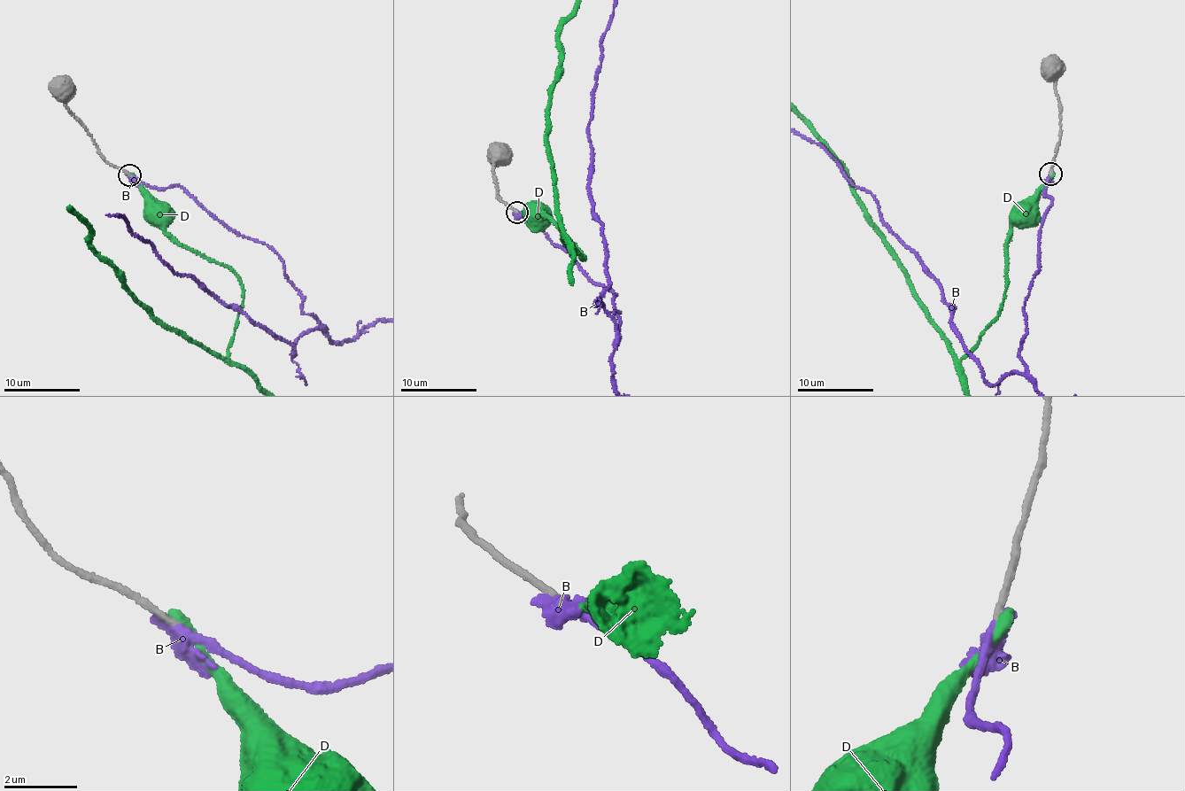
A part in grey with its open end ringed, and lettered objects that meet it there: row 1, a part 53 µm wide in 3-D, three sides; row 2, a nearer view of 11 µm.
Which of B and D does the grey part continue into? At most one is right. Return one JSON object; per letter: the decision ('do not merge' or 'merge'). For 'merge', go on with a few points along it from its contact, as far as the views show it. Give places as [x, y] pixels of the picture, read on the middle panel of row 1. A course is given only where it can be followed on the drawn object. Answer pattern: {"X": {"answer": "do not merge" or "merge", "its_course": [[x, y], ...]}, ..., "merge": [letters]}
{"B": {"answer": "merge"}, "D": {"answer": "do not merge"}, "merge": ["B"]}

